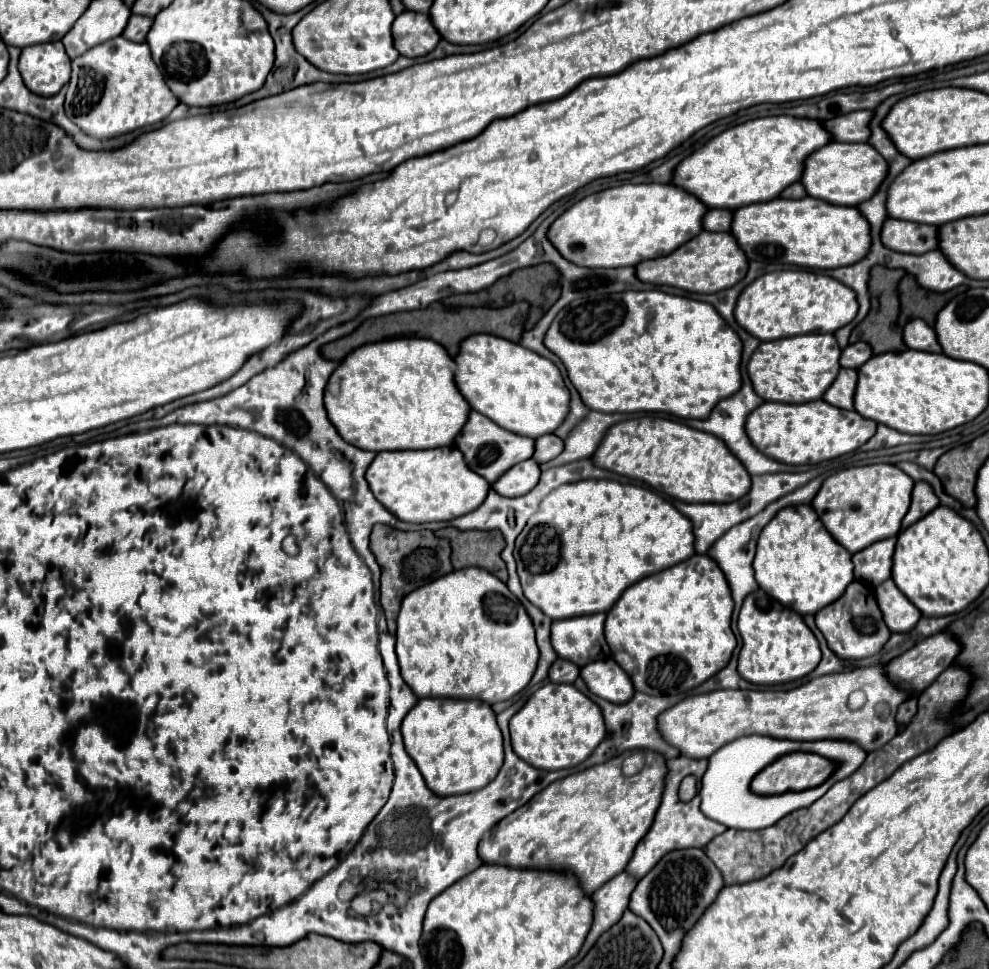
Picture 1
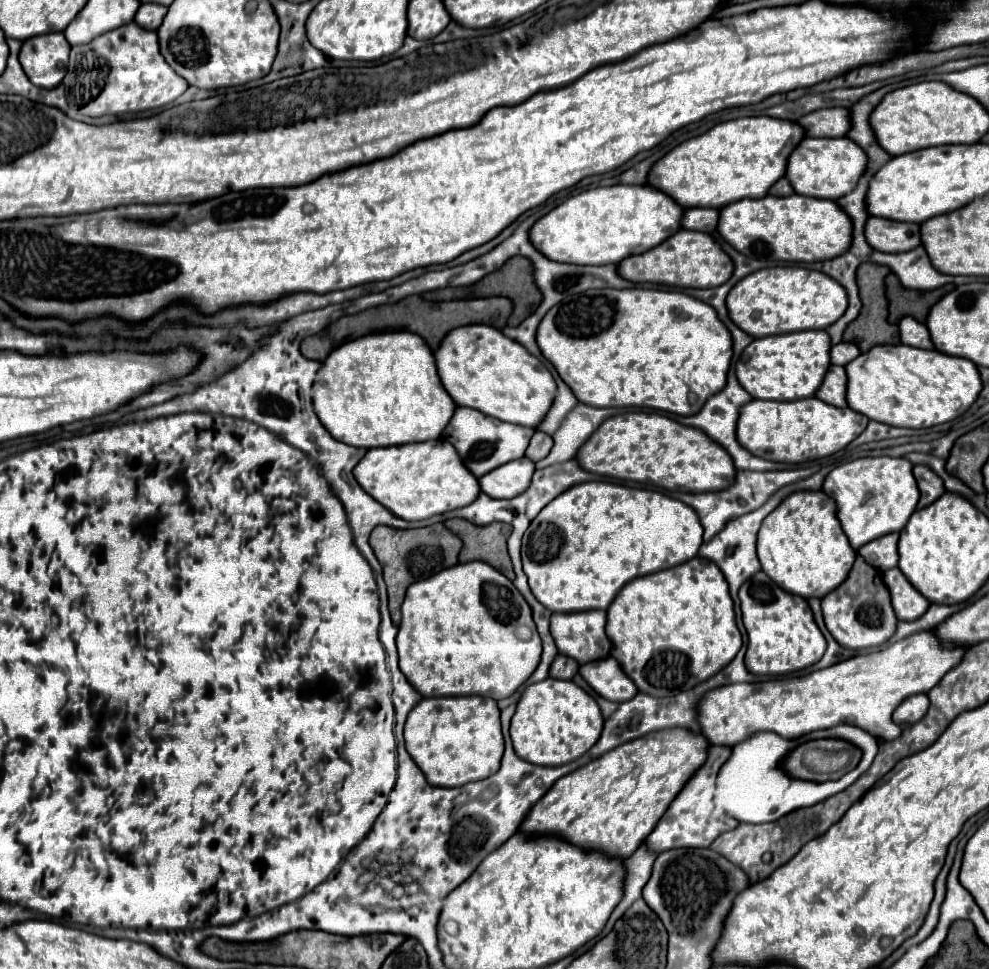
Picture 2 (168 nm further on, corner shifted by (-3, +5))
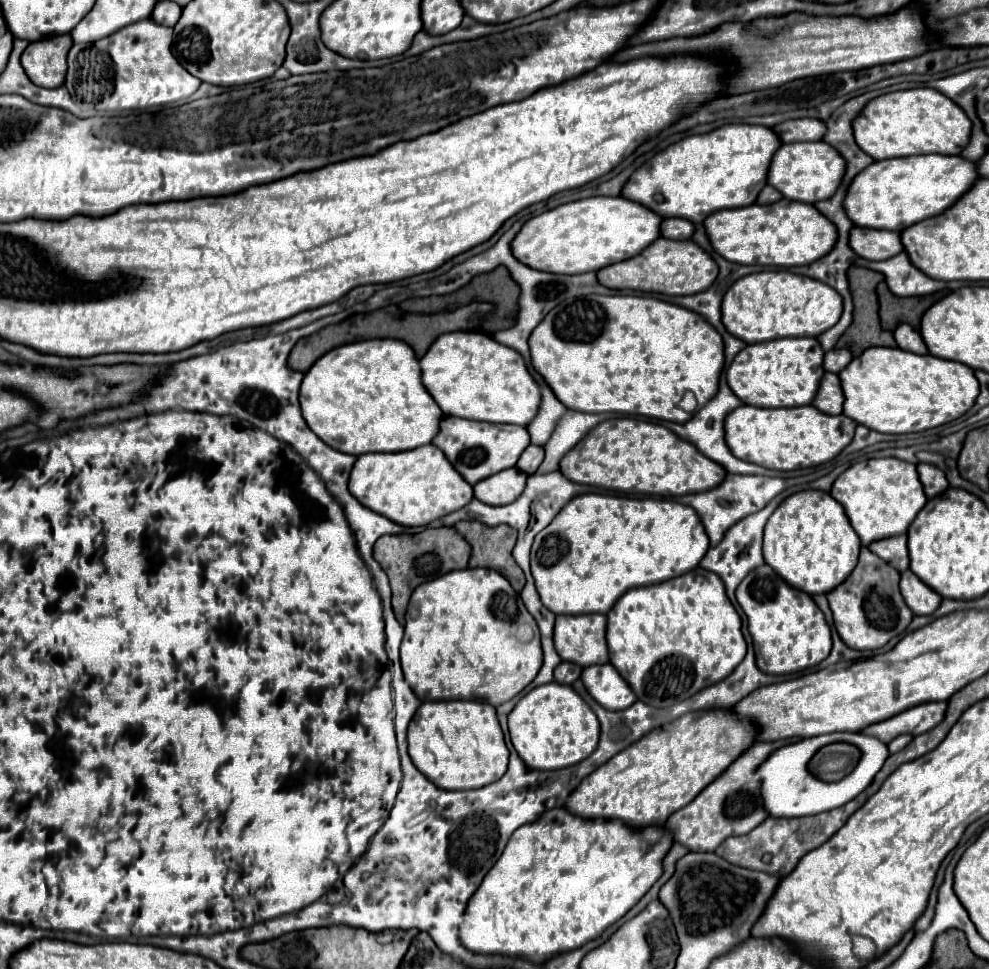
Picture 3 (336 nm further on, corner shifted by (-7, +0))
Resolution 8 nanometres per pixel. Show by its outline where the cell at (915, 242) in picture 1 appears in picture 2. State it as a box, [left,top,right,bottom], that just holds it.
[865,217,921,253]

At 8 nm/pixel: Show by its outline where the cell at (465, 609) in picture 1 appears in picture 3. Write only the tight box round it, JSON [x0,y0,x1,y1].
[403,568,543,706]

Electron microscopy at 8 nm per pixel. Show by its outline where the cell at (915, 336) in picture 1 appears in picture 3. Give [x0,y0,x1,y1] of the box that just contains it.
[893,324,927,354]

